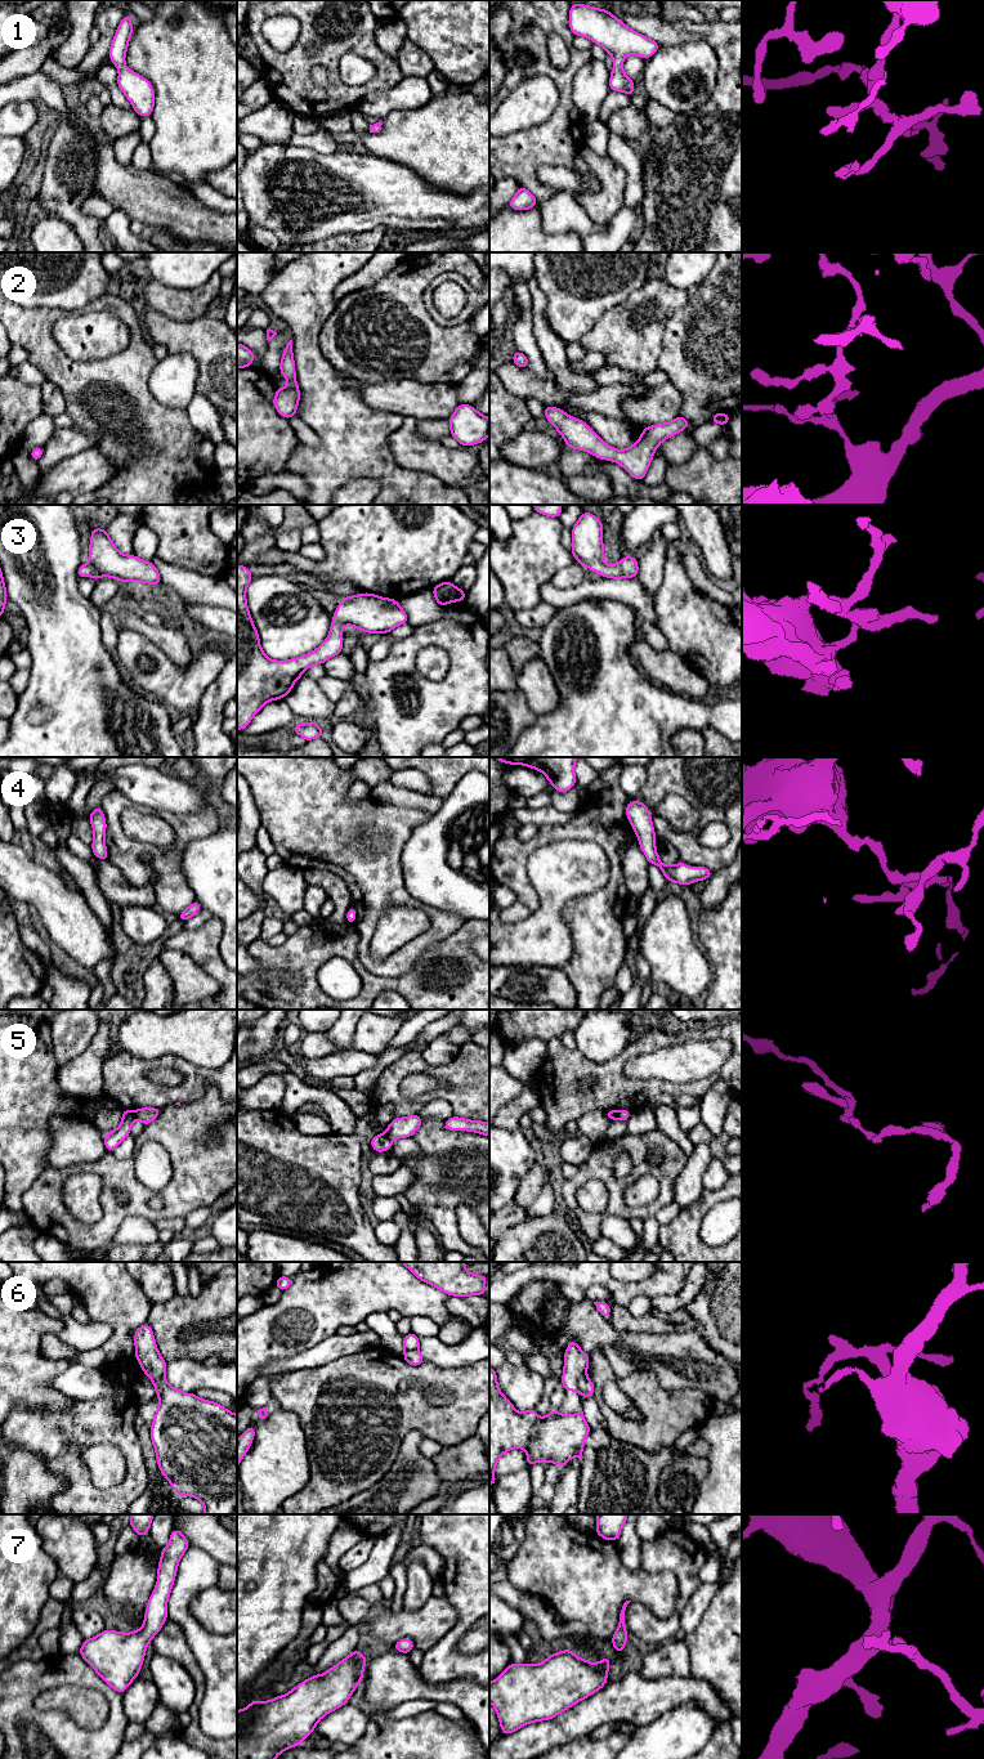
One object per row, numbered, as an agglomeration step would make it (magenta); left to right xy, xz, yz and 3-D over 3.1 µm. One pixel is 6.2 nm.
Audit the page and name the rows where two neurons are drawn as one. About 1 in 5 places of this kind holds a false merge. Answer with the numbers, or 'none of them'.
5, 6

